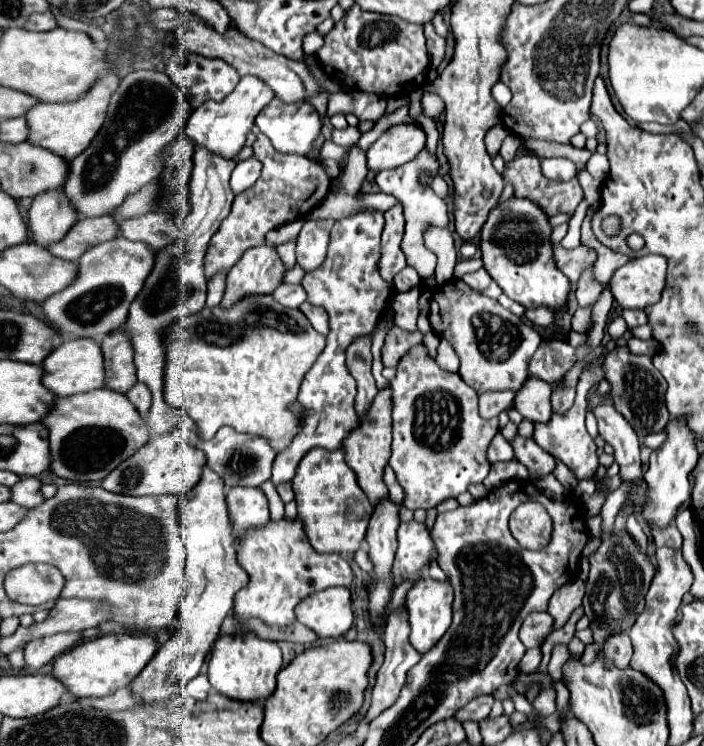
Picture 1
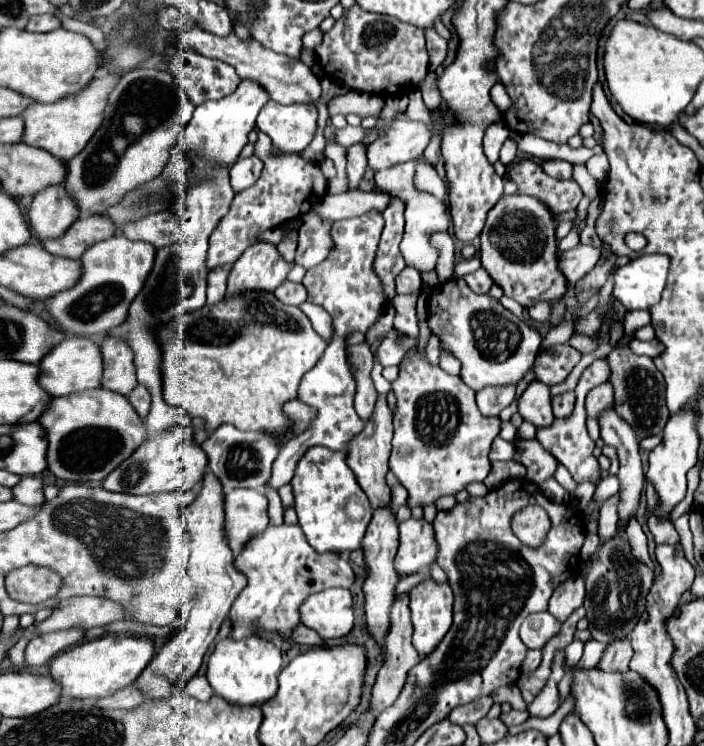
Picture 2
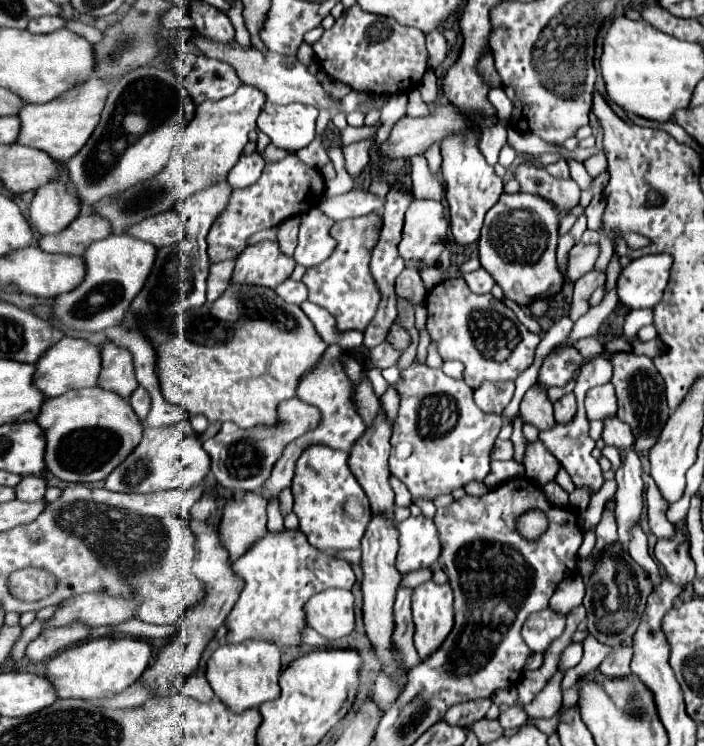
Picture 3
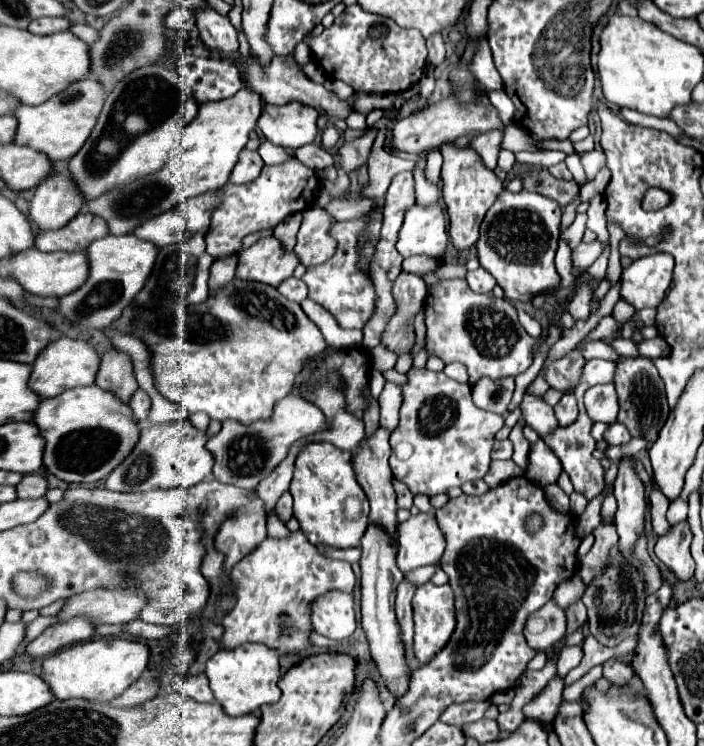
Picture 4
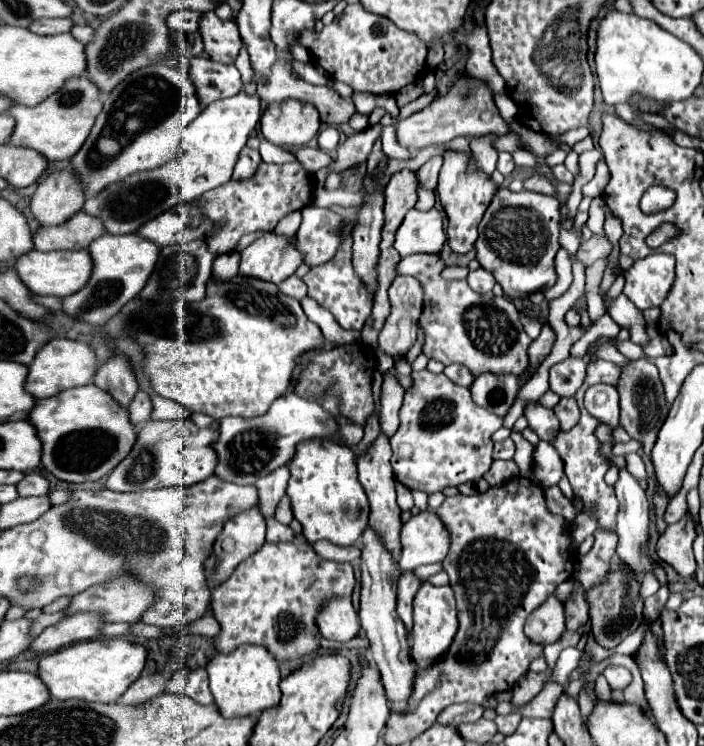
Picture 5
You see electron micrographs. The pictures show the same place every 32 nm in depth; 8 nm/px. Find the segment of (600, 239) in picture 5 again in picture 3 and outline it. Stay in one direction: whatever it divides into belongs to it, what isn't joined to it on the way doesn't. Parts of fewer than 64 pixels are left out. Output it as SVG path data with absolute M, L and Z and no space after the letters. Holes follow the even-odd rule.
M576 244L570 250L570 262L568 262L568 276L572 282L576 282L582 274L590 272L596 258L600 254L598 244Z

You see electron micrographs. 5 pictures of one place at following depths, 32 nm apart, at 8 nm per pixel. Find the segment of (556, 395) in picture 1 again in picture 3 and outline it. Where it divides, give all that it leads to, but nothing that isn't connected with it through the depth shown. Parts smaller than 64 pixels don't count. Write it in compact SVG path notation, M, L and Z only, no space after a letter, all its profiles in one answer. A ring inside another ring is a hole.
M564 394L554 404L554 416L556 416L556 422L572 420L572 416L576 416L576 398L572 394Z

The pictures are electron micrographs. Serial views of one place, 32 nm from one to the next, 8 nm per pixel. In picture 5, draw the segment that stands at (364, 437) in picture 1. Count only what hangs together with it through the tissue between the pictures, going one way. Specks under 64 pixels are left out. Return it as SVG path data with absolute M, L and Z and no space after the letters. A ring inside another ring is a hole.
M380 434L380 438L372 444L372 448L368 450L366 456L358 458L358 480L362 482L366 496L370 500L370 528L380 536L380 542L384 544L384 548L388 548L394 564L398 564L400 560L400 528L402 528L402 520L400 520L400 508L396 504L396 480L394 480L394 472L390 466L390 444L388 438L384 434Z

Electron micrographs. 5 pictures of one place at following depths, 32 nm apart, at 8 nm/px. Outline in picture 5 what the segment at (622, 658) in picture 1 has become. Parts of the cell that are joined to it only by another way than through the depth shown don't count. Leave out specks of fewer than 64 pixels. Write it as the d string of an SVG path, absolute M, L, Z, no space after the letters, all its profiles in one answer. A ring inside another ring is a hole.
M606 666L604 676L606 676L610 688L618 690L618 692L624 690L632 682L632 674L626 668L622 668L622 666Z

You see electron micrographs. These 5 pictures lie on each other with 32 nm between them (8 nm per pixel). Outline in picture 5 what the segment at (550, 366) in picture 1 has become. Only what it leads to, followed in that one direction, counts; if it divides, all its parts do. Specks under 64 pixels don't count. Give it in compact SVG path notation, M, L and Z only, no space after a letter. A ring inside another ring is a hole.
M566 358L550 368L550 390L558 396L574 396L584 380L584 358Z

